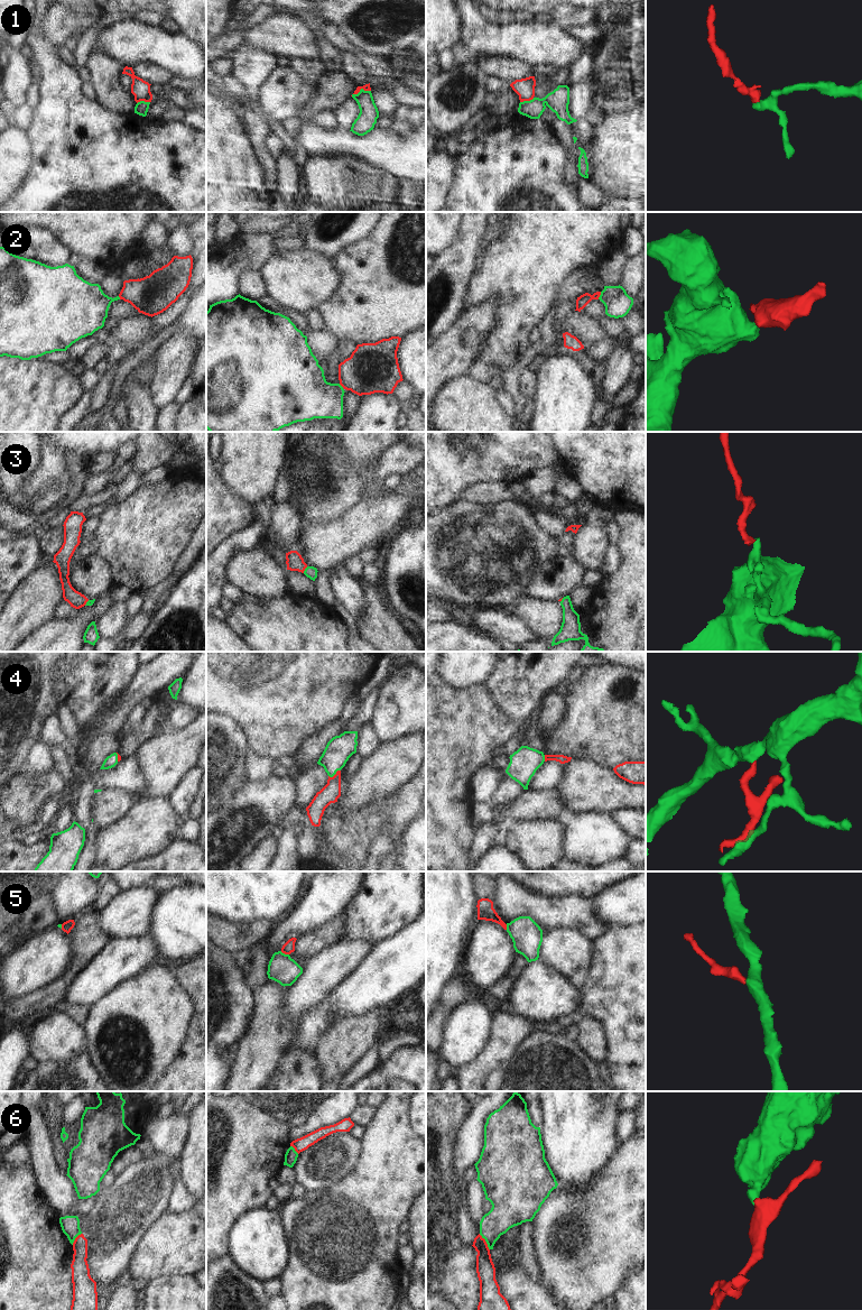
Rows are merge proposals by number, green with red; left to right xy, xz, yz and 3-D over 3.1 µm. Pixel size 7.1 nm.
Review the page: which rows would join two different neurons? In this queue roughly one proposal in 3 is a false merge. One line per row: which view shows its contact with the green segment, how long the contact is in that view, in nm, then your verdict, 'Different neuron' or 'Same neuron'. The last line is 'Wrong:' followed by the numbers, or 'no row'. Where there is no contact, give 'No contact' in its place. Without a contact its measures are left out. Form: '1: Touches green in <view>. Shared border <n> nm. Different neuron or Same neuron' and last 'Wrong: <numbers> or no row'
1: Touches green in xz. Shared border 150 nm. Different neuron
2: Touches green in yz. Shared border 60 nm. Different neuron
3: Touches green in xz. Shared border 60 nm. Same neuron
4: Touches green in xz. Shared border 100 nm. Same neuron
5: Touches green in xz. Shared border 70 nm. Different neuron
6: Touches green in yz. Shared border 140 nm. Different neuron
Wrong: 1, 2, 5, 6

